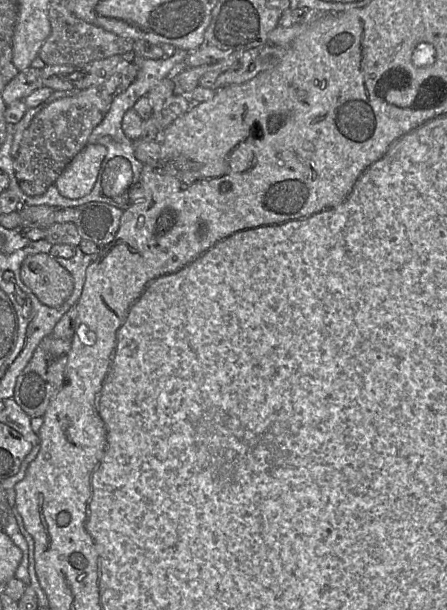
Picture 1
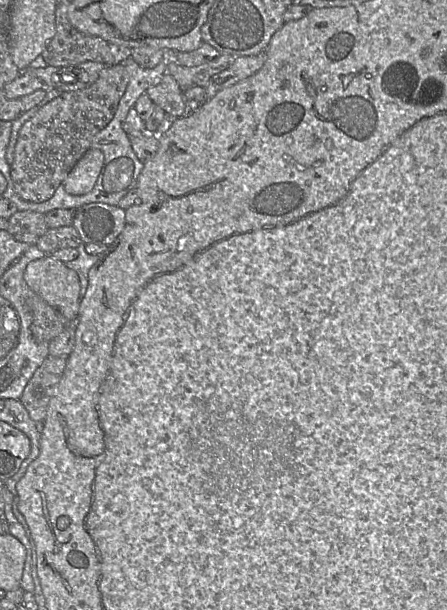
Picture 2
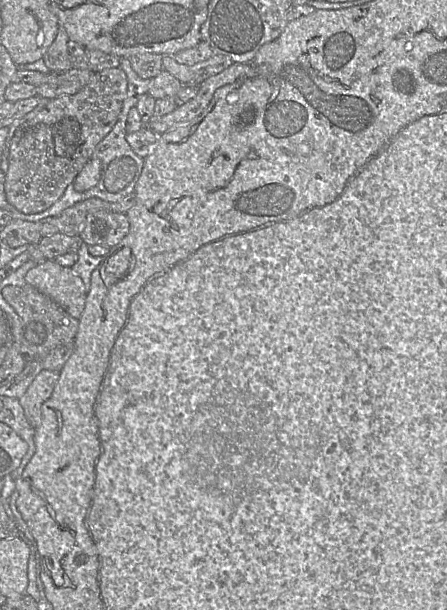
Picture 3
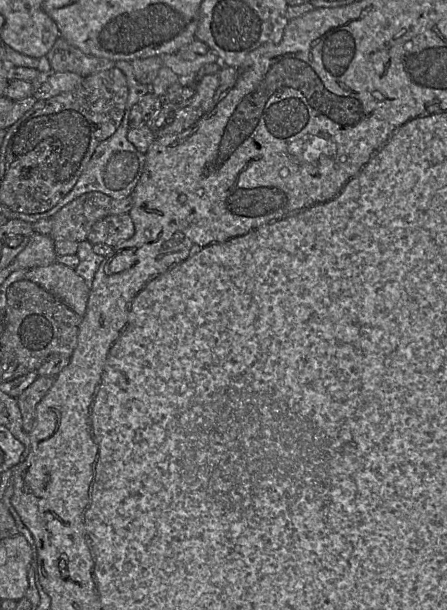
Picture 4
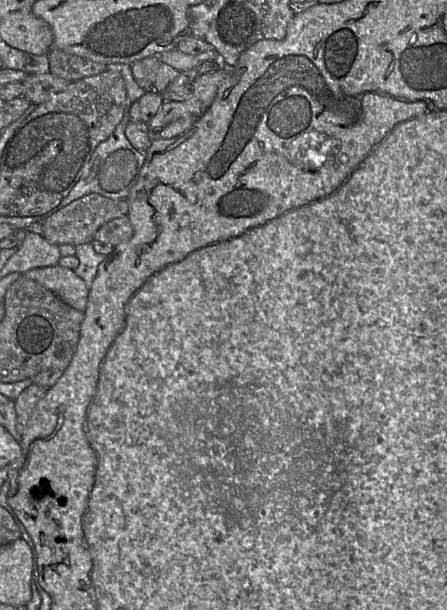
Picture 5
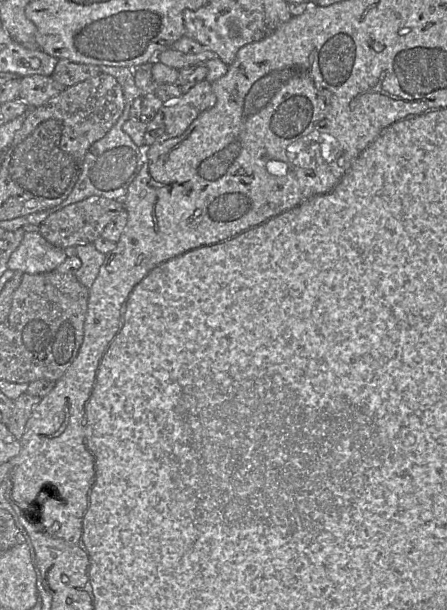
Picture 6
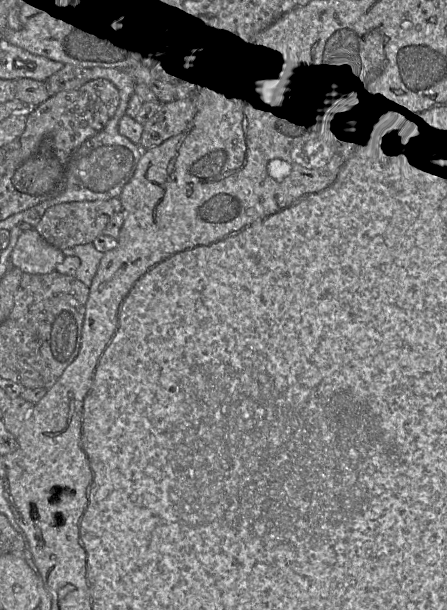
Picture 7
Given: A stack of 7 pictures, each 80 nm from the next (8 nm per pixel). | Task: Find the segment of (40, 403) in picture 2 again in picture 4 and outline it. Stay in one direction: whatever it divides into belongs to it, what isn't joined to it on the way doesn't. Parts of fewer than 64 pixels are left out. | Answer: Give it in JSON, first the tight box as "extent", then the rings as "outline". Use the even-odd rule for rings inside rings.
{"extent":[17,376,56,433],"outline":[[[38,376],[18,397],[17,403],[23,421],[23,430],[30,433],[36,419],[36,406],[53,386],[56,377]]]}

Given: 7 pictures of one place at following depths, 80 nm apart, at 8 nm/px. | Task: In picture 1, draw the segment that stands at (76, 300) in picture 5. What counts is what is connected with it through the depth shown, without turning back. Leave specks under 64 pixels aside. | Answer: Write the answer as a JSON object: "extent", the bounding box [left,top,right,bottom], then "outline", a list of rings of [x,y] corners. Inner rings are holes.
{"extent":[20,253,74,307],"outline":[[[49,253],[26,257],[21,265],[20,274],[27,288],[48,307],[61,307],[74,289],[70,272]]]}

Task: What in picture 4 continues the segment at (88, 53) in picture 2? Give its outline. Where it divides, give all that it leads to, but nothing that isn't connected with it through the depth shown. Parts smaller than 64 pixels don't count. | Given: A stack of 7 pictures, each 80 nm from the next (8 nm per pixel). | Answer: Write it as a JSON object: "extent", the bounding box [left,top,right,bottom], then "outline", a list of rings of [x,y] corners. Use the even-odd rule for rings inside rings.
{"extent":[46,36,115,77],"outline":[[[62,36],[57,39],[46,56],[51,65],[51,70],[73,72],[82,77],[105,71],[115,66],[115,62],[112,60],[83,53],[77,47],[69,44]]]}

